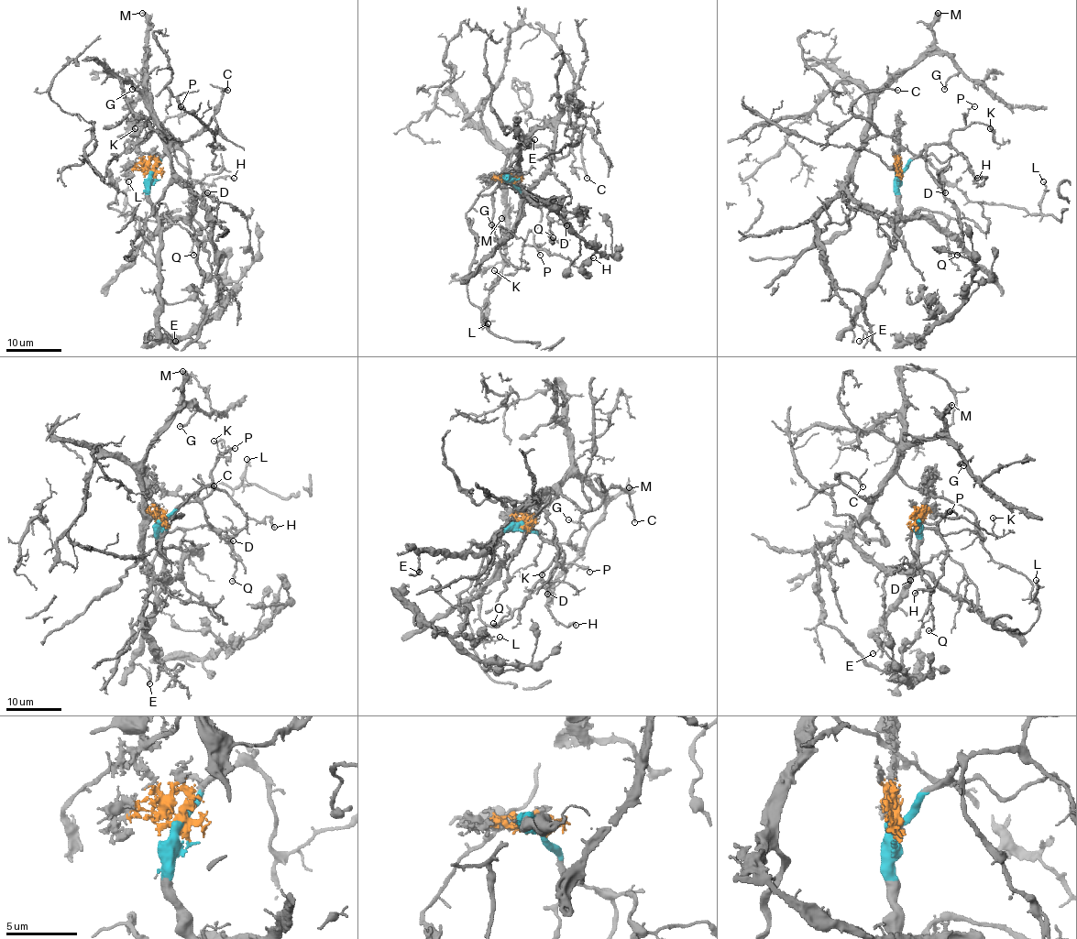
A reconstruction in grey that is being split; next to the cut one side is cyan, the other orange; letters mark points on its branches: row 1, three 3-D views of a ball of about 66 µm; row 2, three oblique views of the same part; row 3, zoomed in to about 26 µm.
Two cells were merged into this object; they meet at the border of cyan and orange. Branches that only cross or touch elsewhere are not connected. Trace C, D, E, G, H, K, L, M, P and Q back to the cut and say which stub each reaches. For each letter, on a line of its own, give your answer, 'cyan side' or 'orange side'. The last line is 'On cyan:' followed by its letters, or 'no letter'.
C: orange side
D: cyan side
E: cyan side
G: orange side
H: cyan side
K: cyan side
L: orange side
M: orange side
P: cyan side
Q: cyan side
On cyan: D, E, H, K, P, Q

